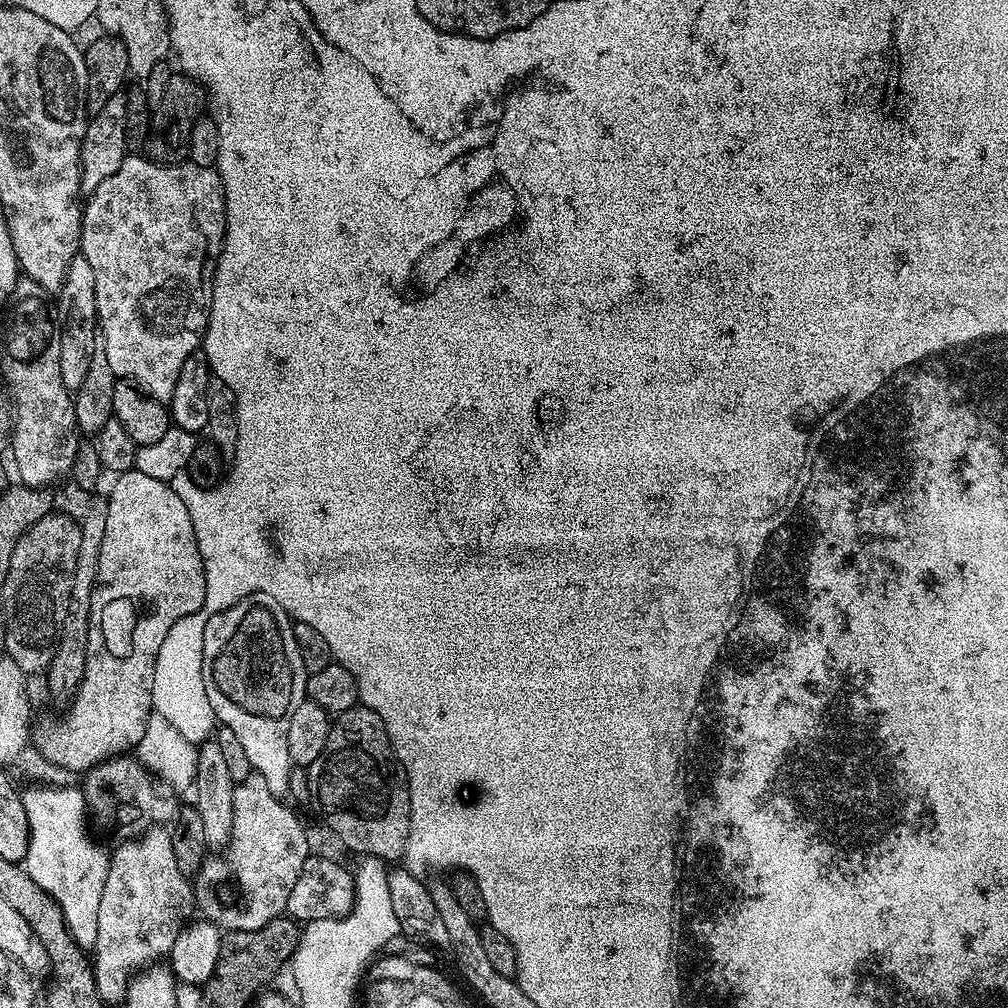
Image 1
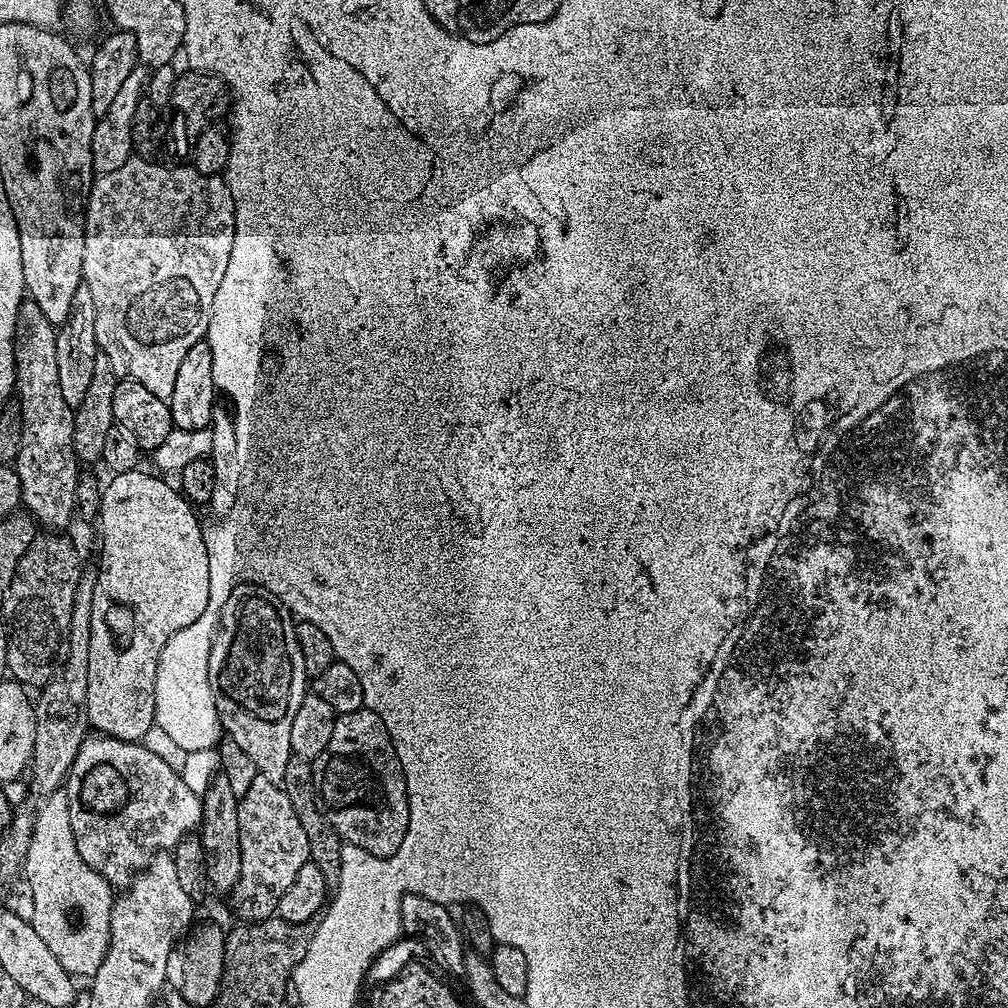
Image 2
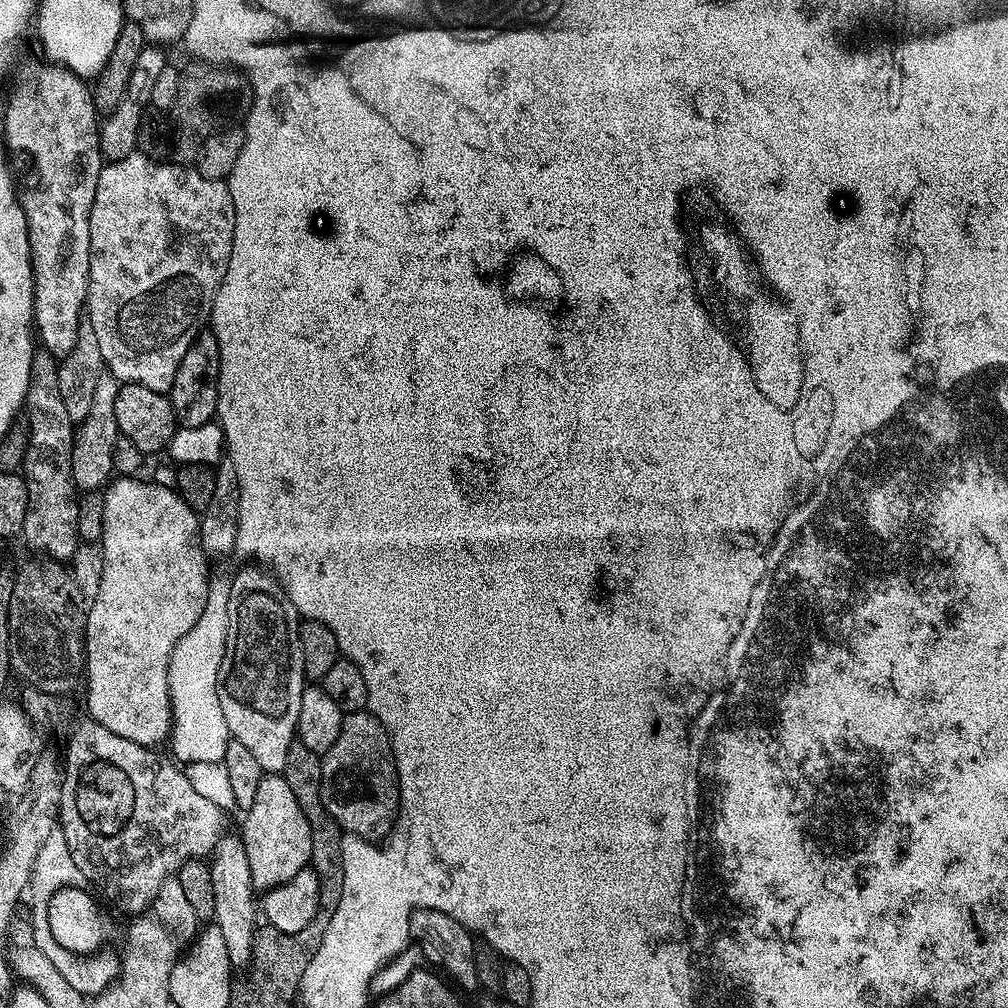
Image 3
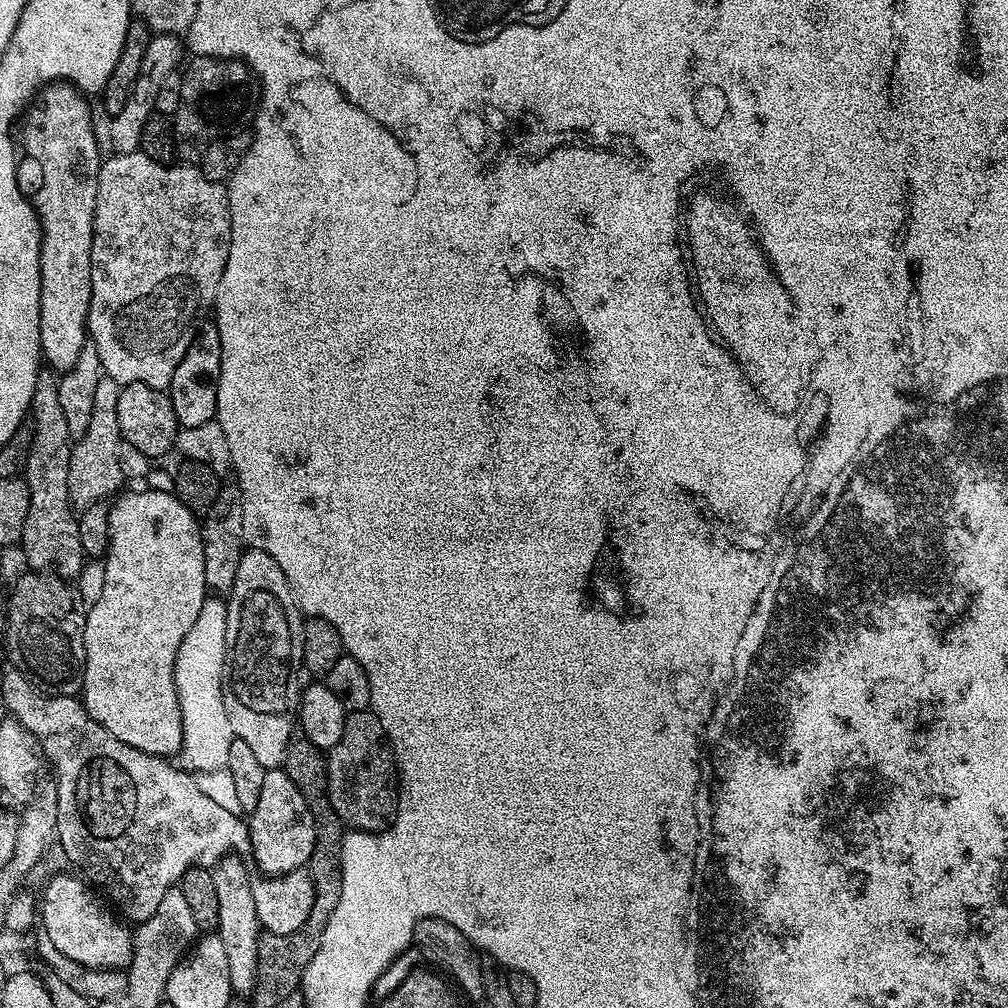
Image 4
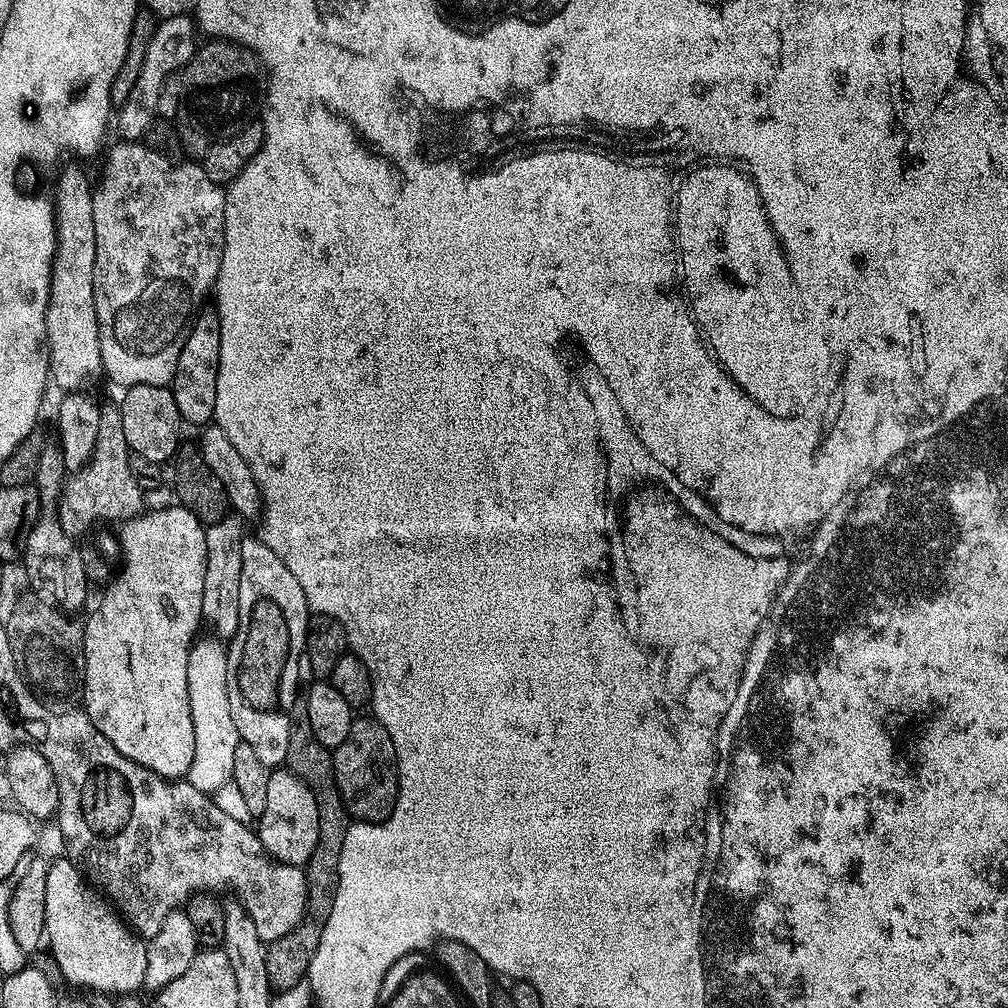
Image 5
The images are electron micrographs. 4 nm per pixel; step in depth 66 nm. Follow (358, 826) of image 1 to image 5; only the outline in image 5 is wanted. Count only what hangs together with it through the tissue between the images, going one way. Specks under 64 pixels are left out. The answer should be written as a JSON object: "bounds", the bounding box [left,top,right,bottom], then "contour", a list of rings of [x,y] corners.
{"bounds":[332,718,400,824],"contour":[[[374,718],[368,720],[353,719],[350,734],[346,734],[346,742],[342,742],[332,752],[334,778],[344,799],[344,809],[353,821],[365,824],[382,824],[390,818],[396,805],[396,795],[400,793],[400,781],[396,771],[396,751],[394,742],[390,742],[390,734]]]}

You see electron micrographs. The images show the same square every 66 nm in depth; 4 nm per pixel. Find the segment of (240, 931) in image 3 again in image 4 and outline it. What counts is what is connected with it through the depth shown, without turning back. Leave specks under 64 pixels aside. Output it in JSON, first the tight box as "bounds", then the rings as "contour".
{"bounds":[211,858,262,997],"contour":[[[225,858],[211,869],[214,887],[218,894],[218,926],[216,932],[226,946],[226,958],[230,962],[230,986],[237,997],[251,997],[256,991],[258,970],[258,942],[262,935],[258,910],[254,906],[253,877],[248,877],[248,868],[240,860]]]}

